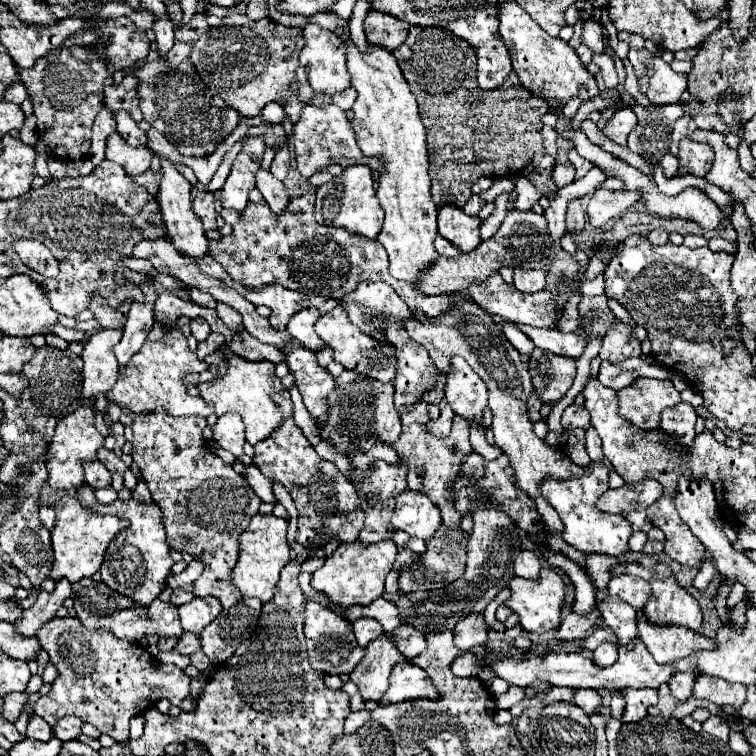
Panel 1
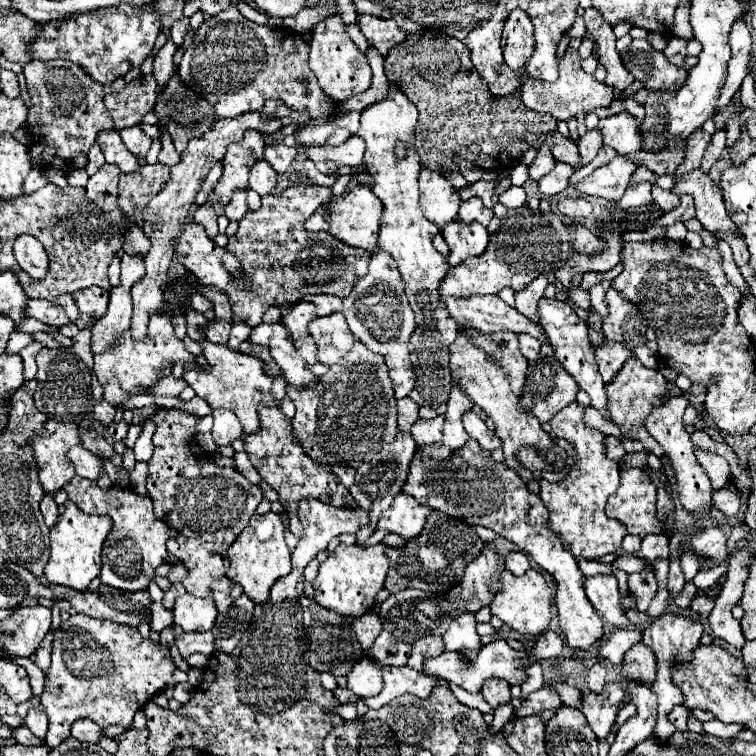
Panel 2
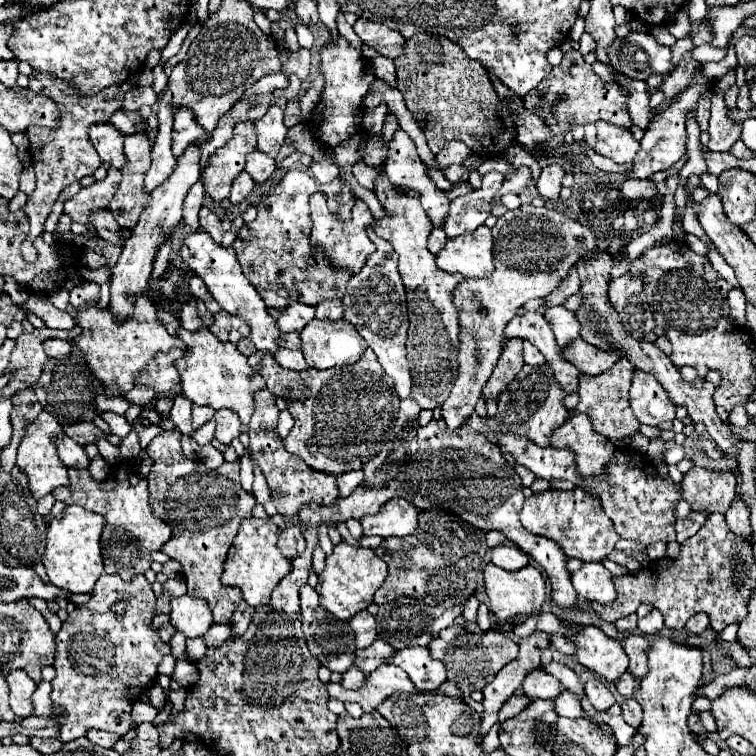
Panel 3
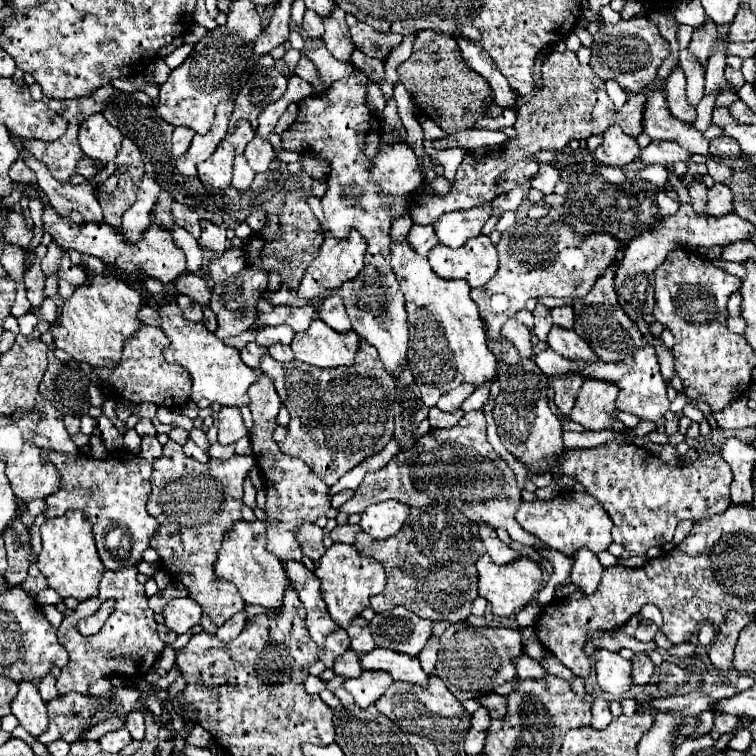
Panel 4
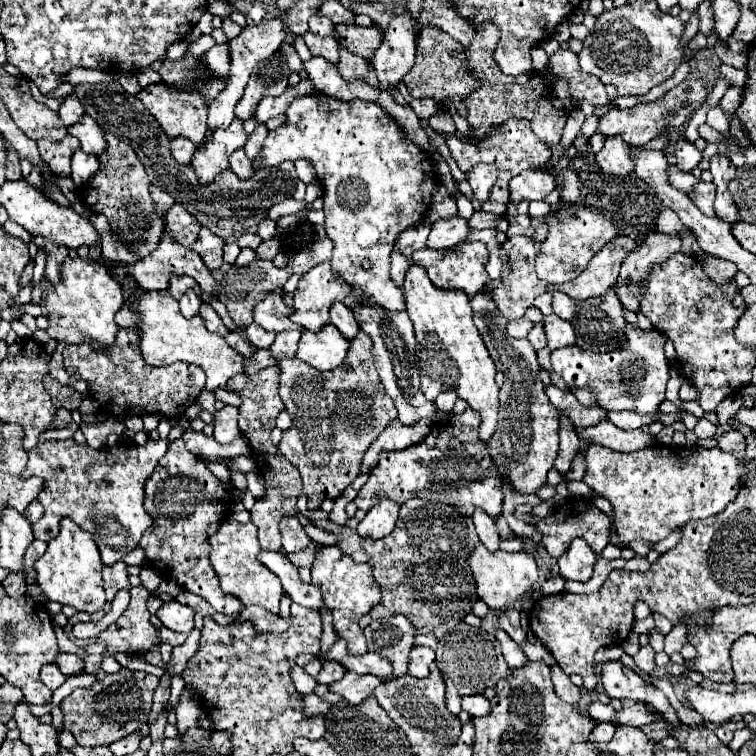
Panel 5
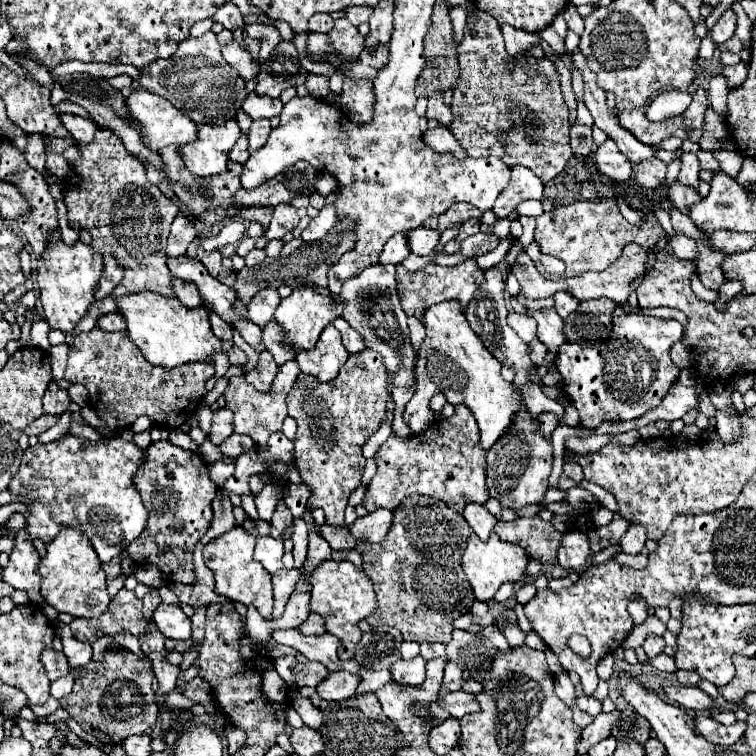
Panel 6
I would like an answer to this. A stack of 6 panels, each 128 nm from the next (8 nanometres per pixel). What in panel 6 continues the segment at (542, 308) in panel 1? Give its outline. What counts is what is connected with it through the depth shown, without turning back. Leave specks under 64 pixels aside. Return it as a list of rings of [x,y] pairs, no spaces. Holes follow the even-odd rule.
[[[556,292],[556,296],[554,296],[554,300],[556,300],[556,312],[562,316],[562,318],[566,318],[568,314],[572,314],[576,308],[578,308],[578,302],[576,300],[572,300],[572,296],[568,296],[568,292]]]

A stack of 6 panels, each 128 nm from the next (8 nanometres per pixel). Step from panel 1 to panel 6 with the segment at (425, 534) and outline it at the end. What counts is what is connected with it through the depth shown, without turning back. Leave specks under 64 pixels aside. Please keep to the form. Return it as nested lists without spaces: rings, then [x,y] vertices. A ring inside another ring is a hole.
[[[378,508],[372,514],[366,514],[364,518],[358,518],[350,526],[350,534],[358,542],[380,542],[388,534],[390,524],[392,524],[392,510]]]

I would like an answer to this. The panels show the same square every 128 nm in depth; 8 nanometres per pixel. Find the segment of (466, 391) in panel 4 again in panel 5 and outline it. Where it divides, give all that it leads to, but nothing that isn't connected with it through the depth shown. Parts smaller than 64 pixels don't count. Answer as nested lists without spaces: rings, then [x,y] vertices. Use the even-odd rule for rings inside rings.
[[[442,392],[438,398],[436,398],[436,406],[442,410],[442,412],[452,412],[452,408],[454,408],[454,402],[458,400],[458,396],[456,396],[456,392]]]

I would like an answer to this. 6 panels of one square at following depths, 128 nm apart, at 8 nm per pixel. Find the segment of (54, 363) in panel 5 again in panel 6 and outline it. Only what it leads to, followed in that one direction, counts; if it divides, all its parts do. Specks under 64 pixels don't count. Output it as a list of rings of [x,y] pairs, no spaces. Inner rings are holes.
[[[98,130],[90,144],[78,144],[78,148],[82,152],[82,162],[76,164],[62,182],[70,226],[90,230],[90,246],[94,252],[116,256],[126,270],[116,290],[108,298],[98,300],[96,308],[92,308],[92,316],[84,316],[84,320],[80,320],[80,328],[76,328],[74,334],[66,335],[67,344],[76,334],[92,330],[98,316],[114,312],[116,298],[124,294],[152,290],[168,298],[174,296],[172,274],[166,266],[166,238],[172,220],[180,212],[170,198],[148,182],[144,166],[132,154],[128,154],[120,140],[108,130]]]

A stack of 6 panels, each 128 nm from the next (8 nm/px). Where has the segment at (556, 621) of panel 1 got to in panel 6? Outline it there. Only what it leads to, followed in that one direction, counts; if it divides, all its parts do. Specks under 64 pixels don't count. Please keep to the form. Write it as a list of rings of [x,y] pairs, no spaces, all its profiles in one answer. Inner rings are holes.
[[[472,534],[468,538],[468,546],[466,546],[466,552],[462,556],[462,568],[472,584],[476,600],[480,600],[480,602],[492,600],[496,590],[504,582],[512,582],[512,584],[522,582],[526,578],[526,566],[528,566],[526,552],[516,544],[508,544],[508,542],[498,540],[496,534],[492,534],[488,542],[482,542],[476,534]]]

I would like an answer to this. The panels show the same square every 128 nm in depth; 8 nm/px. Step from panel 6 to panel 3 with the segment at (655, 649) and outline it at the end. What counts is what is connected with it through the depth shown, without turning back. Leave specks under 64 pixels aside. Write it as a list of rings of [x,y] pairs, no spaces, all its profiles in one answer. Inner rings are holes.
[[[624,672],[624,674],[616,680],[616,694],[622,696],[622,698],[630,698],[630,696],[634,694],[634,690],[636,690],[636,680],[634,680],[634,676],[628,674],[628,672]]]

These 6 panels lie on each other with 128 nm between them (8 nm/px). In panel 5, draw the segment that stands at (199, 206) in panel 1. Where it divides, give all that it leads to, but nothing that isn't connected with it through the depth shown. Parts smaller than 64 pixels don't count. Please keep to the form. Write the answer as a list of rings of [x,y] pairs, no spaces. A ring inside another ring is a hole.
[[[202,226],[200,236],[196,240],[196,244],[192,246],[192,250],[196,254],[200,254],[200,258],[204,260],[204,264],[210,270],[216,270],[222,266],[222,248],[224,248],[224,240],[216,234],[212,234],[206,226]]]

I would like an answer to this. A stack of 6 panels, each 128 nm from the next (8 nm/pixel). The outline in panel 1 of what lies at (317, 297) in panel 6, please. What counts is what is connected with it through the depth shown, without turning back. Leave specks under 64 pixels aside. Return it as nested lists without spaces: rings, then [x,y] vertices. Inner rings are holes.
[[[354,164],[346,166],[340,176],[336,176],[332,182],[322,184],[316,190],[316,222],[318,224],[338,224],[348,228],[350,232],[376,238],[384,212],[376,200],[376,190],[374,190],[374,178],[372,178],[372,168],[366,164]]]

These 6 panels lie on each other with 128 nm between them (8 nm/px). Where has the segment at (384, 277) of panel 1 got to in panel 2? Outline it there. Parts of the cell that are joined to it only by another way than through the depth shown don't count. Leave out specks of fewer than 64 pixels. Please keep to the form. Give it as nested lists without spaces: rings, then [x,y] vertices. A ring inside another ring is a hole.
[[[298,184],[280,192],[280,198],[262,196],[262,206],[256,212],[246,212],[238,232],[226,244],[226,250],[240,260],[244,280],[250,284],[250,288],[244,290],[234,278],[228,282],[228,298],[234,312],[232,322],[246,322],[254,328],[262,322],[266,306],[284,304],[288,300],[296,302],[304,294],[332,294],[344,298],[368,272],[374,252],[348,246],[330,232],[308,232],[304,228],[312,212],[330,196],[330,186]],[[468,296],[468,298],[446,298],[448,314],[458,322],[458,326],[472,326],[482,332],[524,332],[548,344],[544,330],[536,326],[530,318],[520,314],[516,308],[508,306],[498,296]]]

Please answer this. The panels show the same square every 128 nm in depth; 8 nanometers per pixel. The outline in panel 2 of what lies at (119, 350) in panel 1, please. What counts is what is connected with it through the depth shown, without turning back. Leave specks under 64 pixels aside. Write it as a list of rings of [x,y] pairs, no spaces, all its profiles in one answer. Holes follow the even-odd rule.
[[[248,112],[248,116],[238,116],[238,118],[222,118],[222,120],[218,120],[214,130],[206,132],[202,138],[190,140],[188,148],[182,152],[180,164],[170,168],[170,180],[166,182],[166,186],[160,190],[160,194],[156,194],[150,200],[150,204],[146,208],[142,208],[142,218],[144,218],[142,230],[150,238],[152,248],[144,256],[144,266],[146,266],[144,278],[132,286],[134,314],[132,314],[130,334],[134,340],[144,340],[148,336],[148,320],[152,314],[160,312],[160,308],[164,304],[162,294],[164,294],[164,286],[166,286],[166,272],[168,272],[168,266],[170,266],[170,260],[174,254],[174,240],[180,236],[180,232],[184,228],[188,208],[194,202],[194,196],[198,194],[200,184],[204,182],[208,170],[224,158],[228,144],[232,144],[234,140],[240,140],[240,136],[250,128],[268,132],[268,126],[262,124],[262,120],[260,120],[260,112]]]

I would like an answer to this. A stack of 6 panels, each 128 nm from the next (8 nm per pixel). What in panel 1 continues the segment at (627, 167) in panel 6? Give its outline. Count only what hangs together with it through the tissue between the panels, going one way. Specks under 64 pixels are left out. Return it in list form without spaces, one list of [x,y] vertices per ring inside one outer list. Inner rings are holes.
[[[622,106],[622,108],[606,122],[604,134],[606,134],[612,142],[616,142],[616,144],[620,144],[620,146],[626,146],[626,138],[628,138],[628,134],[630,134],[634,128],[636,128],[636,114],[632,112],[632,108]]]

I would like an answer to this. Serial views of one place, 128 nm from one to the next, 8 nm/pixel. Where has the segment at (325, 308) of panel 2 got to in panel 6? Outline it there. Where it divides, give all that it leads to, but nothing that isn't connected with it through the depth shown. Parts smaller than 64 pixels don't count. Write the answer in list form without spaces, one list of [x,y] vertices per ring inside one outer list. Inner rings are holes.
[[[336,318],[332,324],[340,330],[340,334],[342,334],[342,342],[344,342],[344,346],[346,346],[348,352],[360,352],[360,350],[364,348],[364,340],[362,340],[362,336],[360,336],[352,326],[348,326],[346,320]]]

